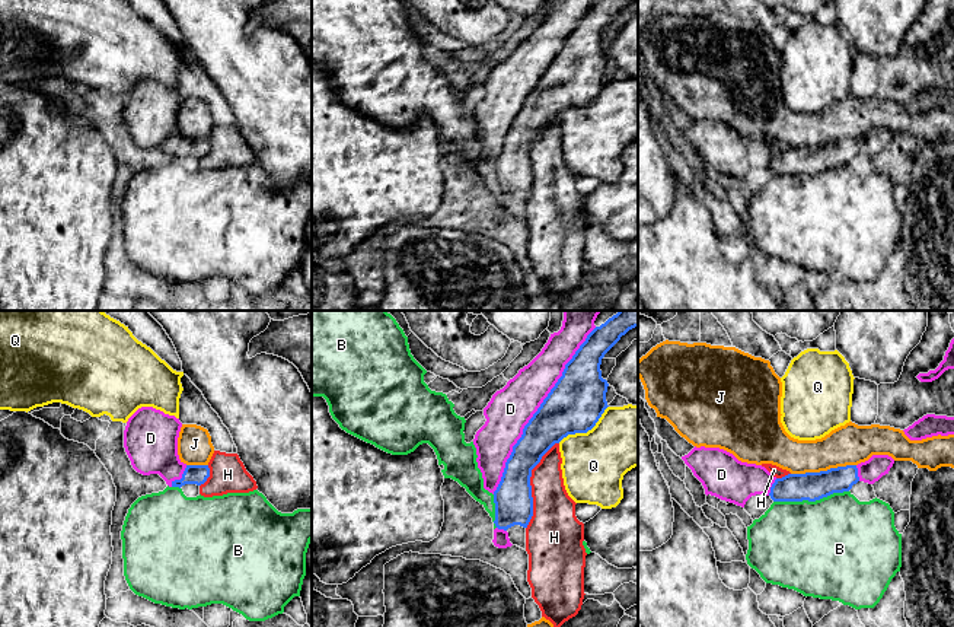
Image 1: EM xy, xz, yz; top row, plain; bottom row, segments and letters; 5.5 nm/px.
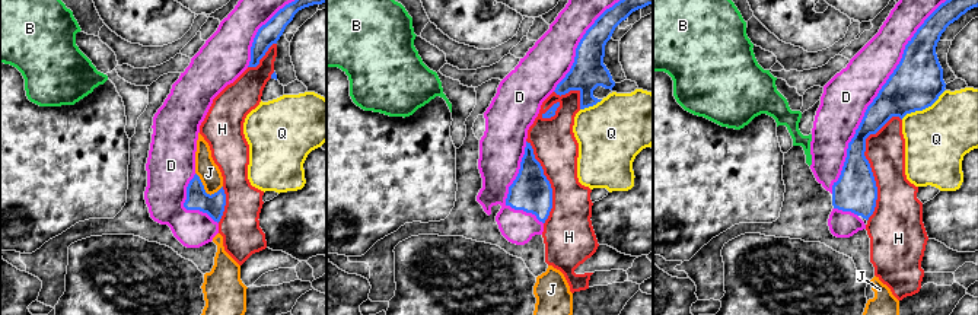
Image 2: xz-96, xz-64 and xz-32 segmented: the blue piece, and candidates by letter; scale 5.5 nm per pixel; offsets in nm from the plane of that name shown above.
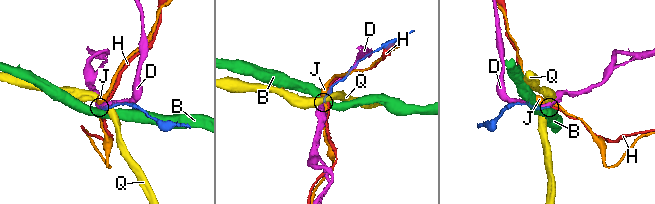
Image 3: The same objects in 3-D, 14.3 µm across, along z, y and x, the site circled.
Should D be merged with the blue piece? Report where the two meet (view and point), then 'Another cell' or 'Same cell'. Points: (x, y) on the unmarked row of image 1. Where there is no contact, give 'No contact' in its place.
Touches blue at xz (538, 83). Same cell

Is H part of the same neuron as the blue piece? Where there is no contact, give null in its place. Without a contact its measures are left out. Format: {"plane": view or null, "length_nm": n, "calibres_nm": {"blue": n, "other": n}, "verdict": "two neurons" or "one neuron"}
{"plane": "xz", "length_nm": 500, "calibres_nm": {"blue": 220, "other": 260}, "verdict": "two neurons"}

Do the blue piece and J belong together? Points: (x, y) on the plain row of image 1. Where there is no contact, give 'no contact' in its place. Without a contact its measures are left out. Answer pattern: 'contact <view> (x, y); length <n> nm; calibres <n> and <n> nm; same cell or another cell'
contact yz (823, 145); length 360 nm; calibres 160 and 220 nm; another cell

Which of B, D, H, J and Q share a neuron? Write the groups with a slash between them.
B / D / H J / Q

